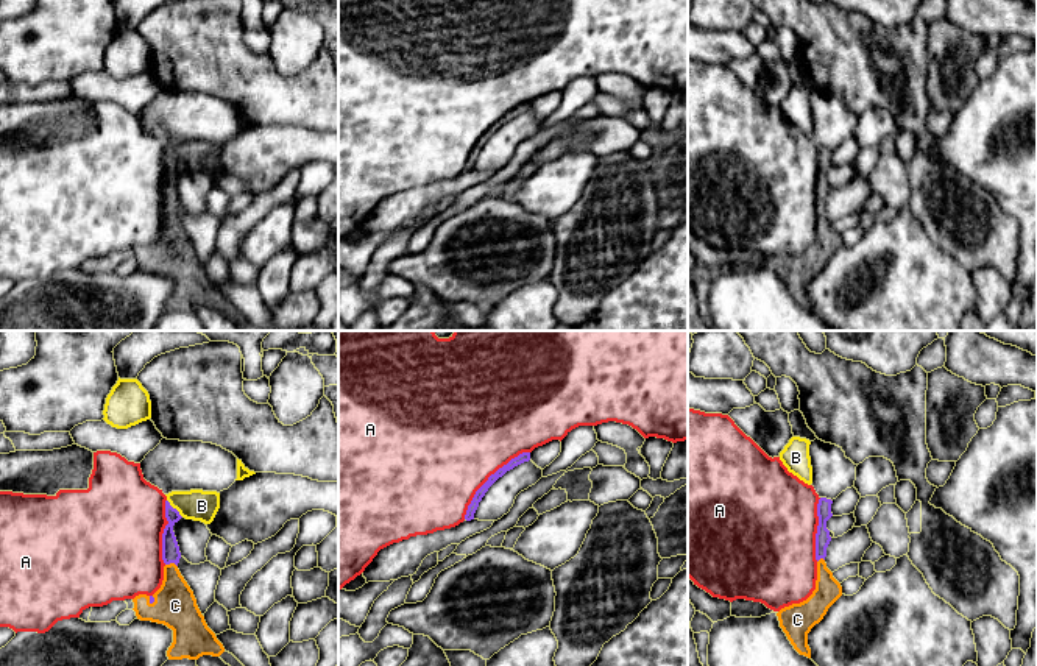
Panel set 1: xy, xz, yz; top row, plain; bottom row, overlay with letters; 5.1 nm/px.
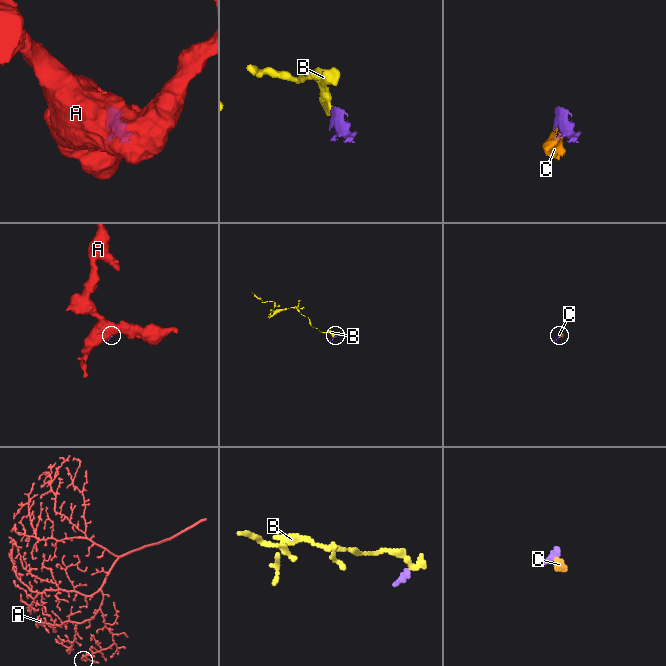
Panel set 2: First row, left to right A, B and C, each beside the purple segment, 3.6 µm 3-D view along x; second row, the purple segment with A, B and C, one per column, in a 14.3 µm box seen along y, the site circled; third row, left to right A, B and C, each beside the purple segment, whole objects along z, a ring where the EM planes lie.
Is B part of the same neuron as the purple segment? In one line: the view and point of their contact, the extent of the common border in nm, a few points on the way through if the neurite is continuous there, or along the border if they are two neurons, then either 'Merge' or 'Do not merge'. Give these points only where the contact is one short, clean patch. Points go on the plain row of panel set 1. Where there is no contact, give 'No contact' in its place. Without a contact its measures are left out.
Touches purple at xy (175, 159). Shared border 130 nm. Boundary: xy (167, 150), (183, 167). Do not merge

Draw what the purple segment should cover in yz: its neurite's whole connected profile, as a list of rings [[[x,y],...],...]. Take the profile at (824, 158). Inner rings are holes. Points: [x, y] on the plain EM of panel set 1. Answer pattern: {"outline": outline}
{"outline": [[[820,148],[817,154],[819,176],[816,184],[816,240],[806,251],[784,257],[777,264],[780,278],[794,299],[808,309],[811,309],[808,284],[823,270],[828,259],[842,246],[841,234],[833,228],[833,223],[825,214],[826,198],[831,192],[830,181],[826,179],[826,172],[833,167],[831,154],[833,151],[826,148]]]}

